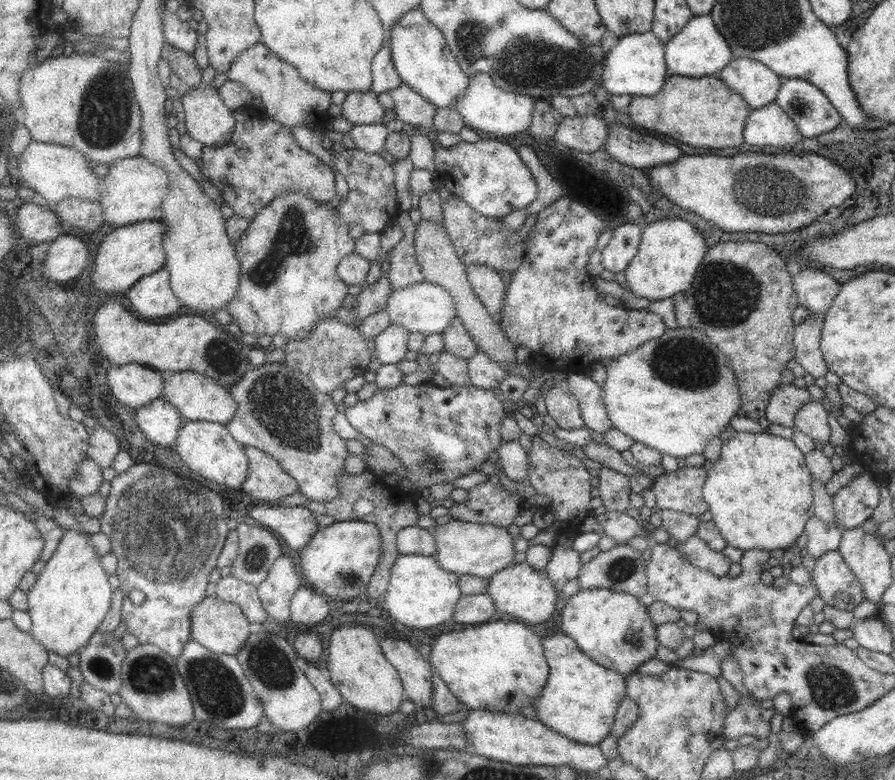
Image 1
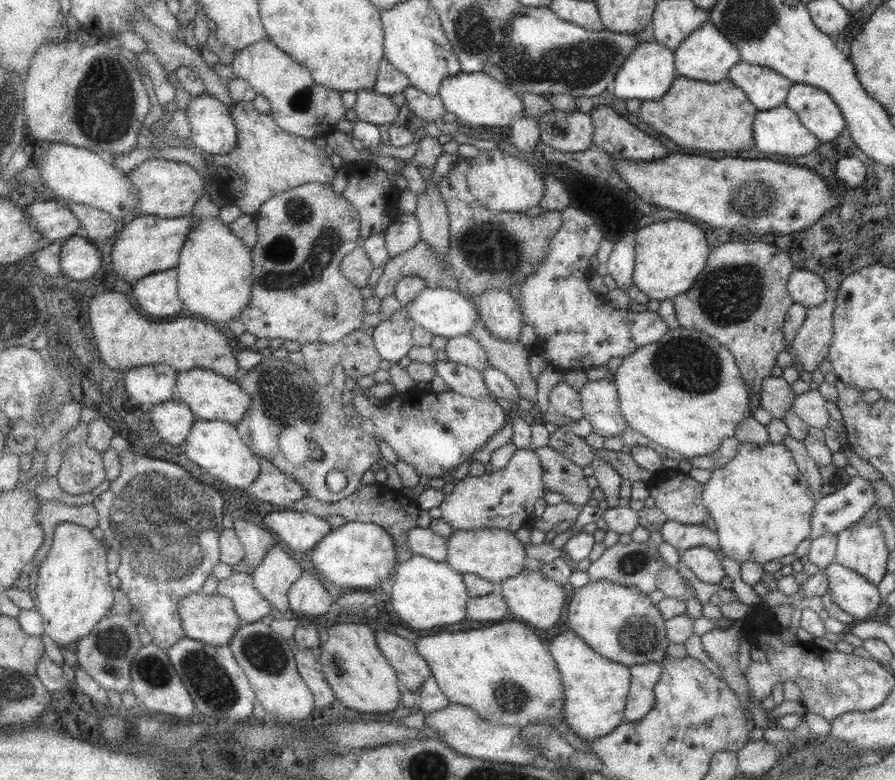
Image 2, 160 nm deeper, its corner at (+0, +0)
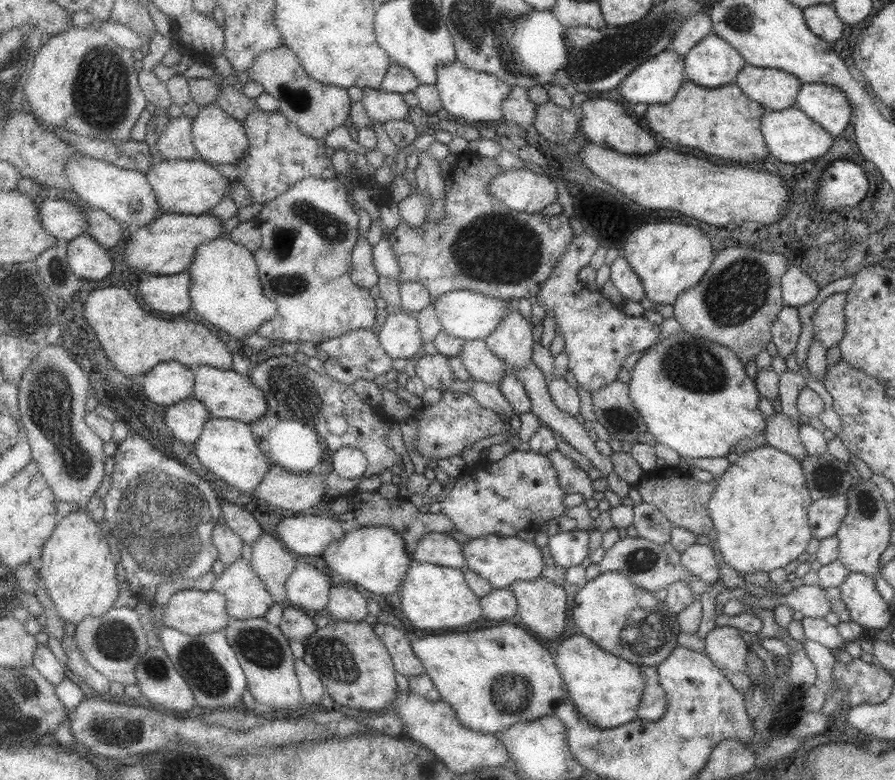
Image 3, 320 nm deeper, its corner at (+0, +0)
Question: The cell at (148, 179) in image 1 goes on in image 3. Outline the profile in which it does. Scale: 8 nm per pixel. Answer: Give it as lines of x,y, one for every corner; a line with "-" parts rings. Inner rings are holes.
201,158
191,160
159,161
152,165
149,172
145,172
148,183
153,187
160,212
174,212
179,214
198,215
208,213
217,202
230,190
227,179
222,177
217,169

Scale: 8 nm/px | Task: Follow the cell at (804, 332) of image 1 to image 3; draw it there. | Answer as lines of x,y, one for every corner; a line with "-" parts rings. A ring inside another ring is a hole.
845,293
830,294
811,316
812,338
828,349
841,340
844,333

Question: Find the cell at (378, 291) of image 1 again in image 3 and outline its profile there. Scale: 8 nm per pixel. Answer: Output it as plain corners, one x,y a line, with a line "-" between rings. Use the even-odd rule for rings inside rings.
467,154
458,158
451,172
444,196
444,215
436,222
423,221
418,228
406,222
390,230
388,236
395,260
399,266
397,282
417,282
427,287
429,297
437,299
452,290
474,290
487,298
501,298
517,301
535,297
541,284
545,282
555,263
565,253
565,247
573,239
567,216
545,216
539,213
519,213
507,208
488,189
492,178
500,173
493,159

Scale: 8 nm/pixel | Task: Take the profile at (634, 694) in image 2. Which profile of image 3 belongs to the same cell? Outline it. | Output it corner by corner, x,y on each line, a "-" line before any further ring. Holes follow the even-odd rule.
642,665
642,675
644,691
635,716
648,722
657,722
657,719
661,719
661,715
665,714
669,695
664,692
657,678
654,677
654,668

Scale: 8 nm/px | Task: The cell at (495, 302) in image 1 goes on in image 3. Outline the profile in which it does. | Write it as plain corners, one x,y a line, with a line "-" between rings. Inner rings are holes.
512,304
505,309
499,326
484,340
490,352
508,368
523,368
533,352
532,324
529,324

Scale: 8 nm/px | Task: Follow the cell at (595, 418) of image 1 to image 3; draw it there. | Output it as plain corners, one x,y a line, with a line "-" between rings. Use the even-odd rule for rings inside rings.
615,380
611,385
595,391
590,397
593,401
596,421
607,430
611,439
622,442
626,447
630,443
636,443
637,438
642,434
647,434
648,428
645,421
642,420
641,415
634,408
629,395
627,395
627,383

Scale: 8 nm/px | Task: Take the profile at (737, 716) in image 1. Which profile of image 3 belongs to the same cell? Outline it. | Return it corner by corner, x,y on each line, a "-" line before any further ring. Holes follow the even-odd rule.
715,626
704,638
707,656
715,666
730,672
744,672
748,643
732,626

